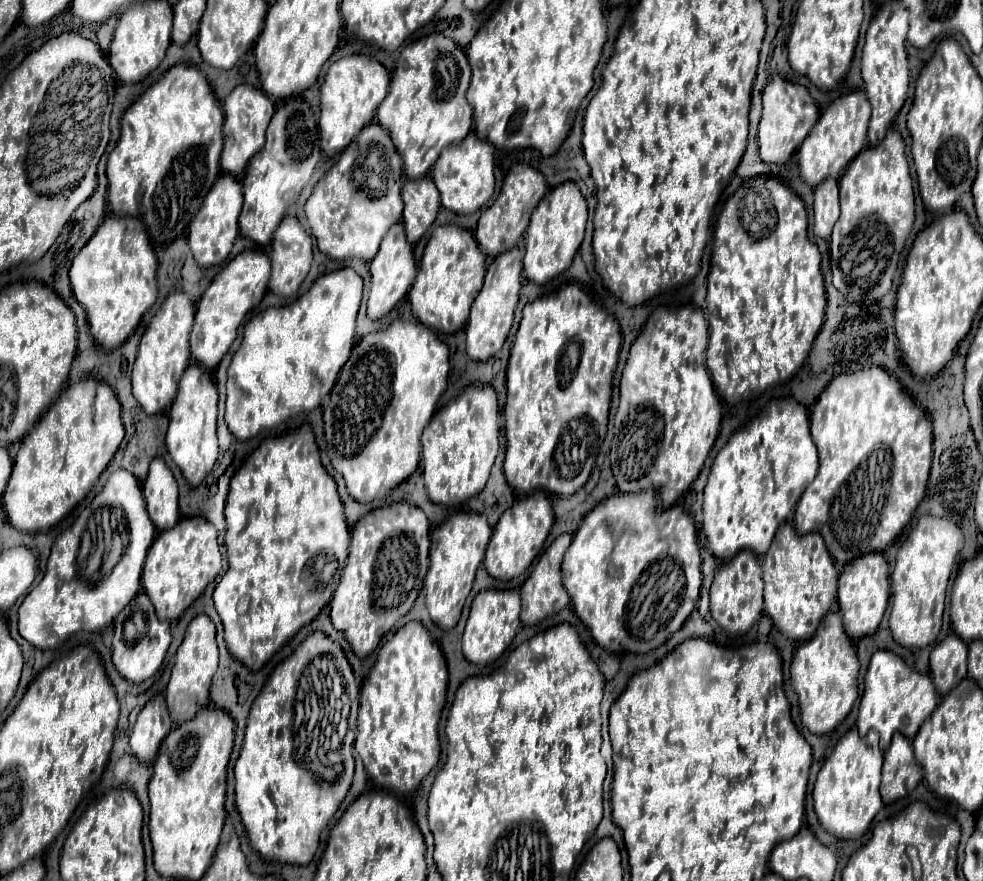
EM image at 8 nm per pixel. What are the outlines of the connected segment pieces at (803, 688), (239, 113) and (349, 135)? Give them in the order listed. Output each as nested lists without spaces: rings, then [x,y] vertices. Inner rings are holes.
[[[829,612],[821,620],[813,640],[799,646],[791,662],[791,686],[799,698],[801,720],[813,734],[833,732],[847,718],[857,700],[857,676],[857,652],[841,628],[841,614]]]
[[[241,84],[227,96],[227,100],[223,102],[223,110],[225,110],[225,148],[221,154],[221,168],[225,174],[239,178],[243,176],[255,152],[259,152],[261,146],[265,144],[265,130],[275,112],[275,106],[265,96],[265,92],[261,92],[261,88]]]
[[[353,54],[337,60],[329,66],[325,74],[325,82],[321,86],[321,116],[319,116],[319,132],[321,132],[321,150],[327,158],[341,154],[351,140],[373,122],[377,106],[385,100],[389,92],[391,72],[381,66],[375,58],[365,54]]]

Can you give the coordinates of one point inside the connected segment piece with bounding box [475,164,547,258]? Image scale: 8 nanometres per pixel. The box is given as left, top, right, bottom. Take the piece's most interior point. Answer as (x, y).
(501, 226)

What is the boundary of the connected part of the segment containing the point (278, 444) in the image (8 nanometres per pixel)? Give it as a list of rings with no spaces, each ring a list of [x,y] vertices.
[[[305,424],[301,430],[287,432],[287,434],[281,434],[281,436],[275,436],[275,438],[265,440],[265,442],[247,458],[247,462],[239,468],[239,472],[237,472],[237,474],[233,476],[233,480],[231,480],[229,494],[227,494],[225,516],[227,516],[227,536],[225,536],[225,544],[227,544],[227,562],[229,562],[229,568],[227,568],[227,572],[223,574],[221,582],[217,584],[217,588],[215,588],[215,592],[213,592],[213,600],[215,600],[215,608],[217,608],[217,612],[219,612],[221,620],[223,620],[223,626],[225,626],[225,642],[227,642],[229,652],[231,652],[245,668],[249,668],[251,672],[257,672],[257,670],[261,670],[261,668],[271,660],[271,656],[273,656],[279,648],[283,648],[283,646],[299,632],[301,626],[309,624],[309,622],[311,622],[311,620],[313,620],[330,602],[331,594],[329,594],[327,590],[330,588],[331,584],[338,582],[339,577],[332,577],[327,589],[320,588],[317,578],[309,571],[309,568],[313,566],[313,558],[315,558],[317,554],[323,554],[323,552],[325,552],[325,554],[331,554],[331,552],[335,551],[335,558],[339,564],[337,572],[341,574],[348,557],[349,528],[347,529],[348,525],[345,524],[343,504],[341,504],[341,500],[339,500],[335,480],[333,480],[333,478],[325,472],[325,468],[321,466],[319,448],[317,448],[317,444],[315,444],[315,436],[313,436],[309,424]]]

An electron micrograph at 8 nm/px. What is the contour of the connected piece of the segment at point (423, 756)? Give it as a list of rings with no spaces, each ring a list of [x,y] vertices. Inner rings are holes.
[[[413,620],[399,628],[393,638],[389,638],[381,650],[379,658],[363,682],[361,688],[361,706],[357,718],[357,738],[355,752],[361,756],[365,764],[365,772],[377,788],[385,788],[397,794],[415,792],[421,780],[437,766],[441,756],[439,742],[439,718],[447,698],[447,664],[441,648],[431,640],[427,628]]]

